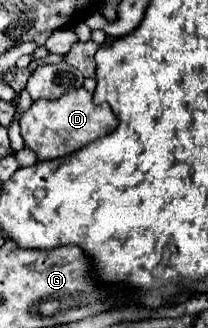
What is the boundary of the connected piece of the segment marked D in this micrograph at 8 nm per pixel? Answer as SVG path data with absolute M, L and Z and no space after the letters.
M79 88L75 92L67 92L67 96L61 96L59 100L33 102L31 108L23 112L19 124L25 146L37 154L39 162L43 162L75 154L97 138L109 134L117 126L117 120L107 104L93 104L91 94L85 88Z

